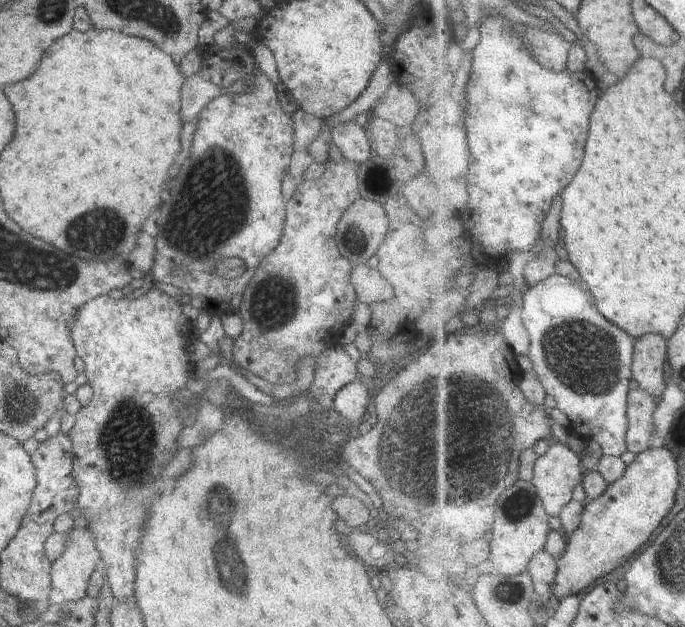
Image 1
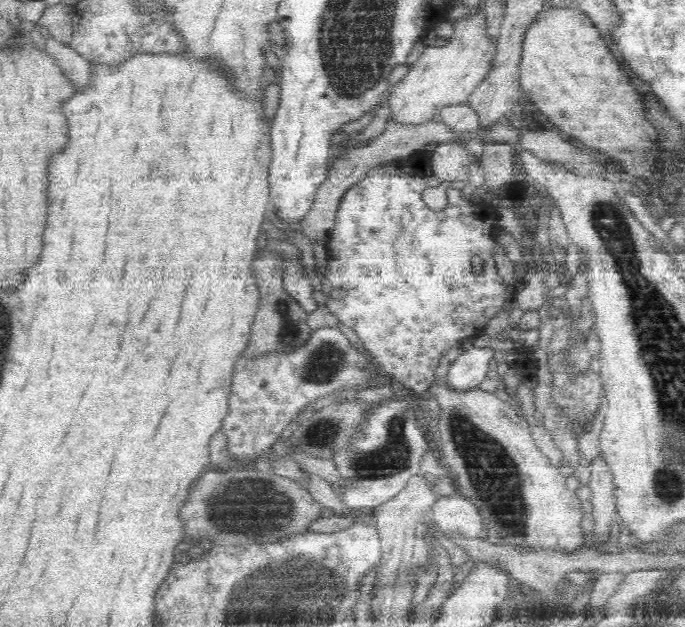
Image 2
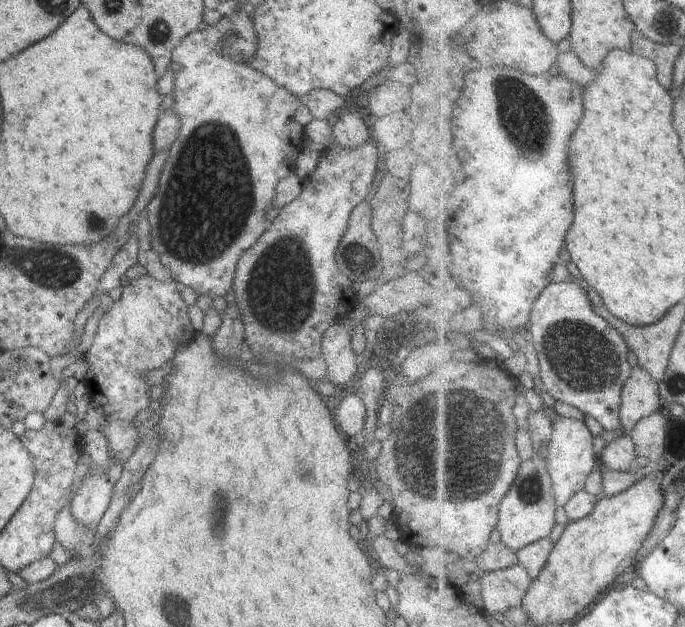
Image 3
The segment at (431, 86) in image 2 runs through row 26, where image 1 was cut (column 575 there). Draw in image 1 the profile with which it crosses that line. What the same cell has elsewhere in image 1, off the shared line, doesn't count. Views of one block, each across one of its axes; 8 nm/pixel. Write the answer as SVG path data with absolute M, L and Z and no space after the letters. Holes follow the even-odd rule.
M554 441L544 456L539 457L533 483L541 492L542 500L551 516L560 517L562 511L575 499L575 491L578 486L584 484L586 470L582 466L581 457L570 446L557 441Z

